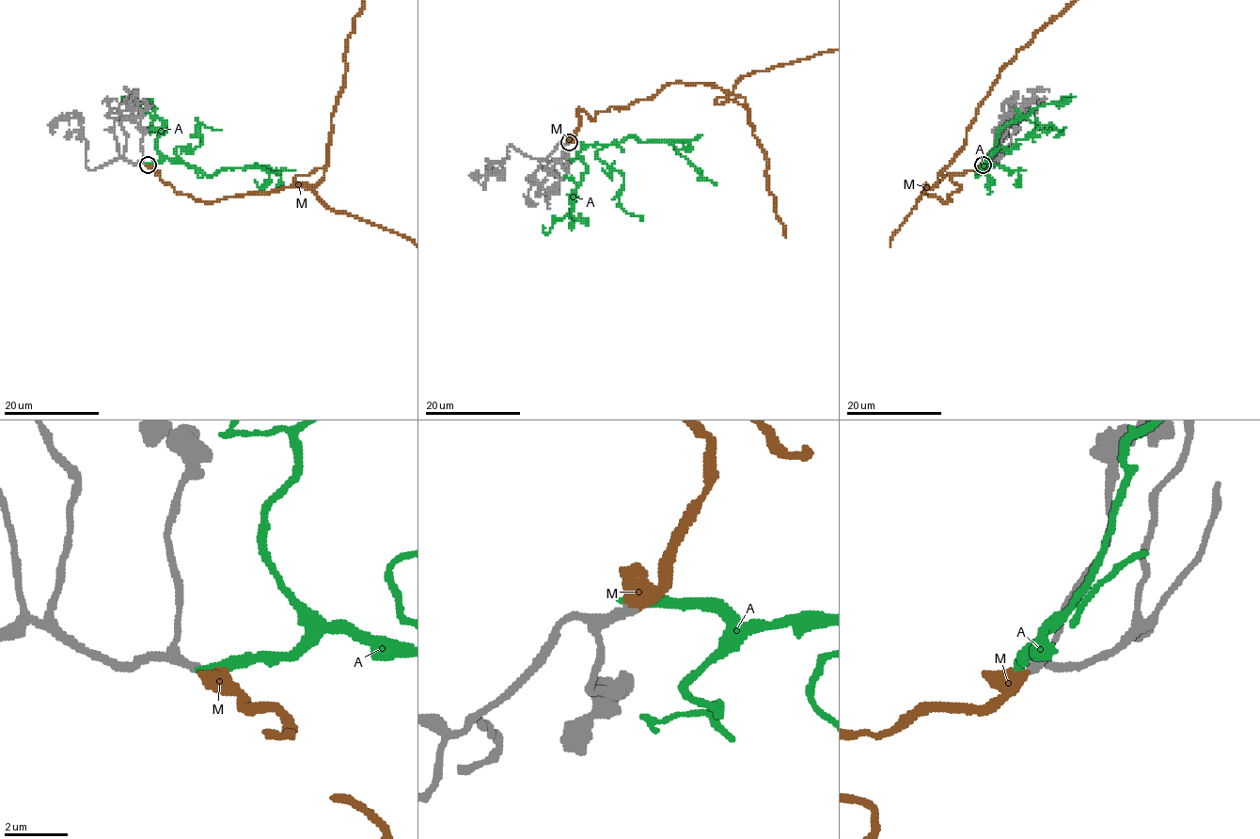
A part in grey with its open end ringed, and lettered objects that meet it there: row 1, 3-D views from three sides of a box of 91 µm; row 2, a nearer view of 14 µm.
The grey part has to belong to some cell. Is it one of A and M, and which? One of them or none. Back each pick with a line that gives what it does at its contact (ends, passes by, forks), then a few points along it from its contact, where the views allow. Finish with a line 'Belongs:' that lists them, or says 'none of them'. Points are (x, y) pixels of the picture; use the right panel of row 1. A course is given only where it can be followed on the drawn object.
M: it passes by
Belongs: M

